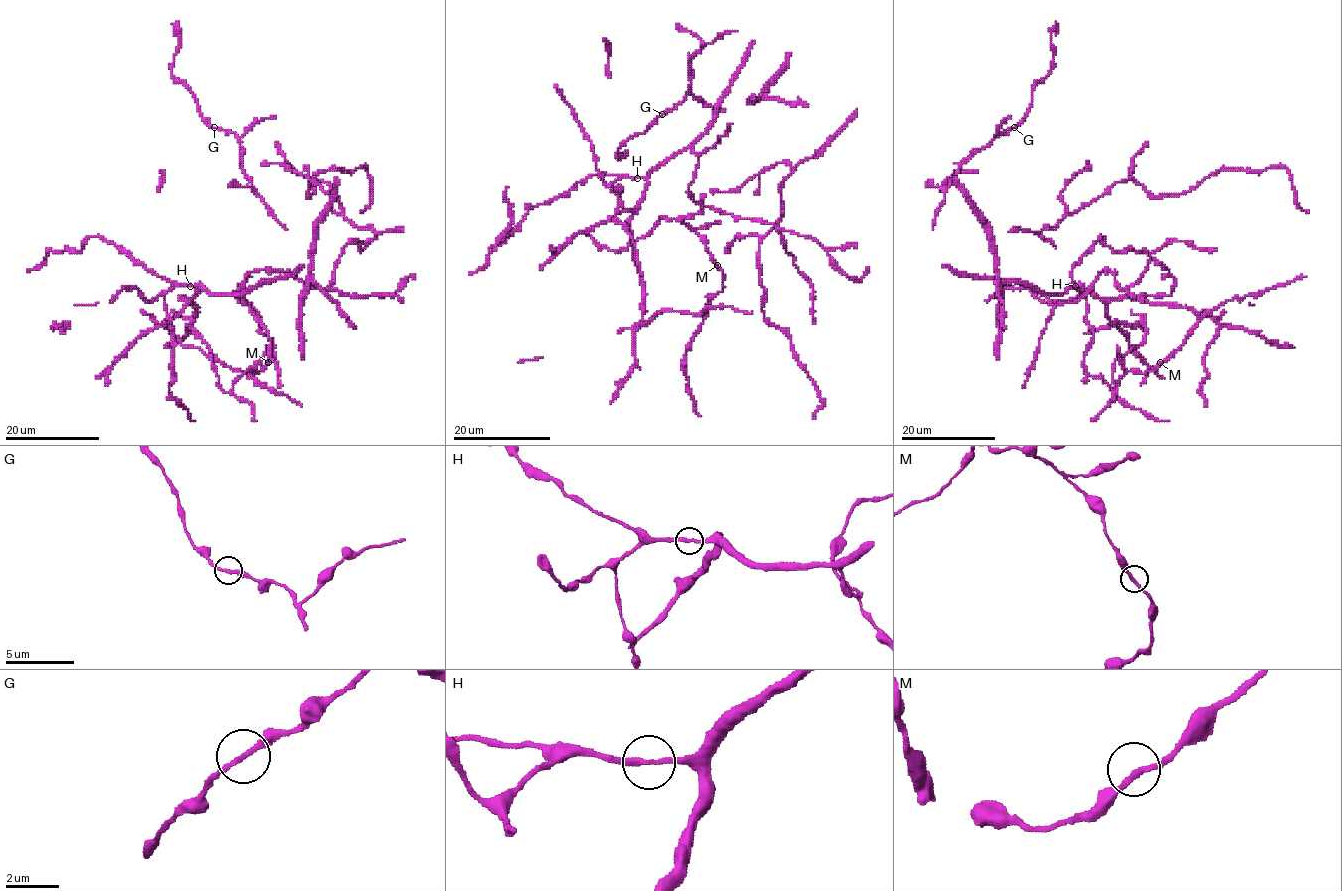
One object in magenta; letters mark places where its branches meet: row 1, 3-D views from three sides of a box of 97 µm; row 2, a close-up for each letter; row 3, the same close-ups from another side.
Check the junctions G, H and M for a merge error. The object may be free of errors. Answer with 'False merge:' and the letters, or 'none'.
False merge: none

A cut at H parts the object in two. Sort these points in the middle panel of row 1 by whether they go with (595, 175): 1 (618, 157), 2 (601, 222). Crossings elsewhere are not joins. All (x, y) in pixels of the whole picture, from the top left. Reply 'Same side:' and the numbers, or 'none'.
Same side: none

